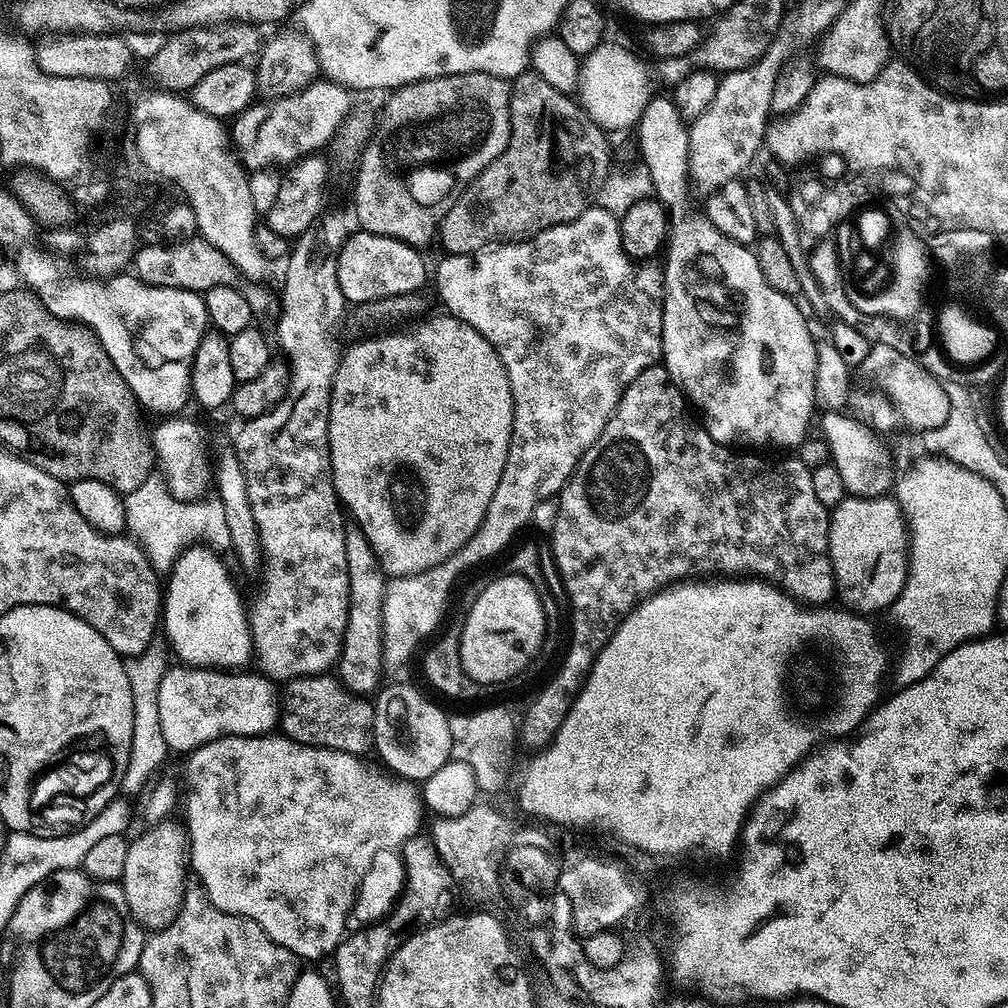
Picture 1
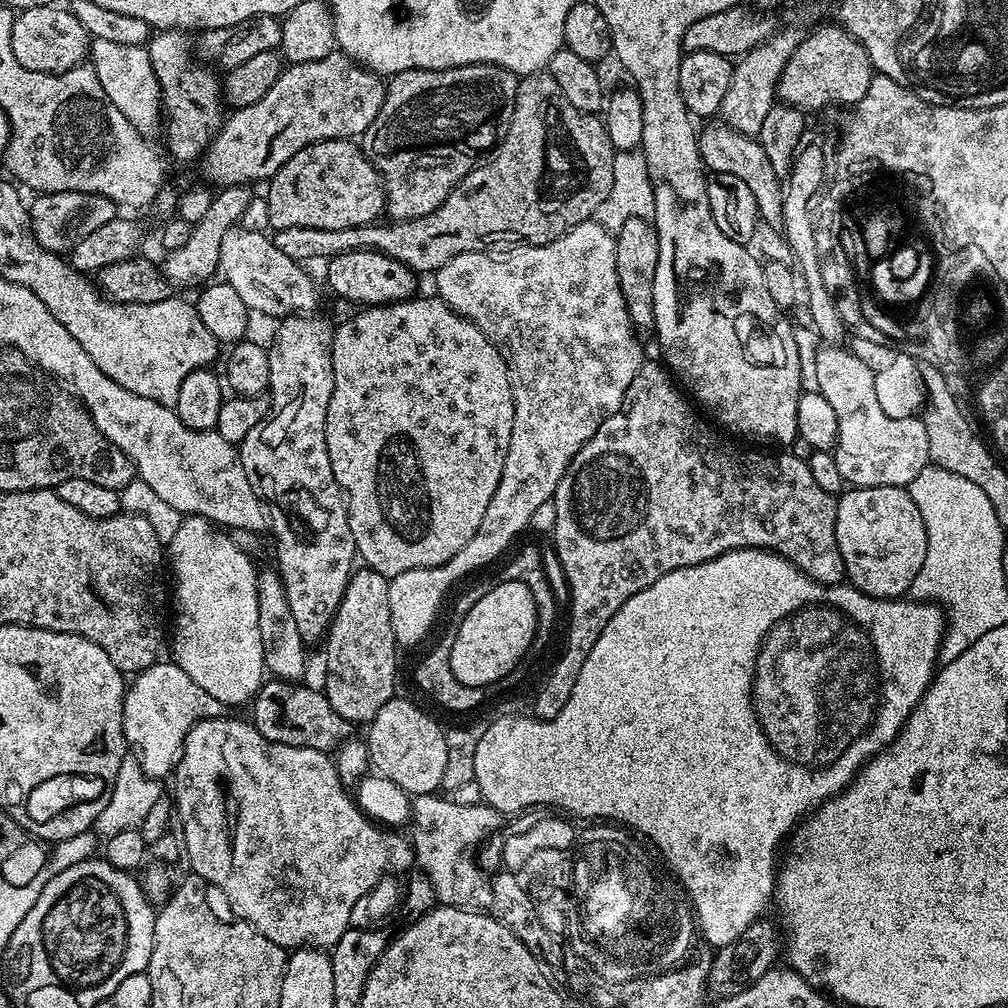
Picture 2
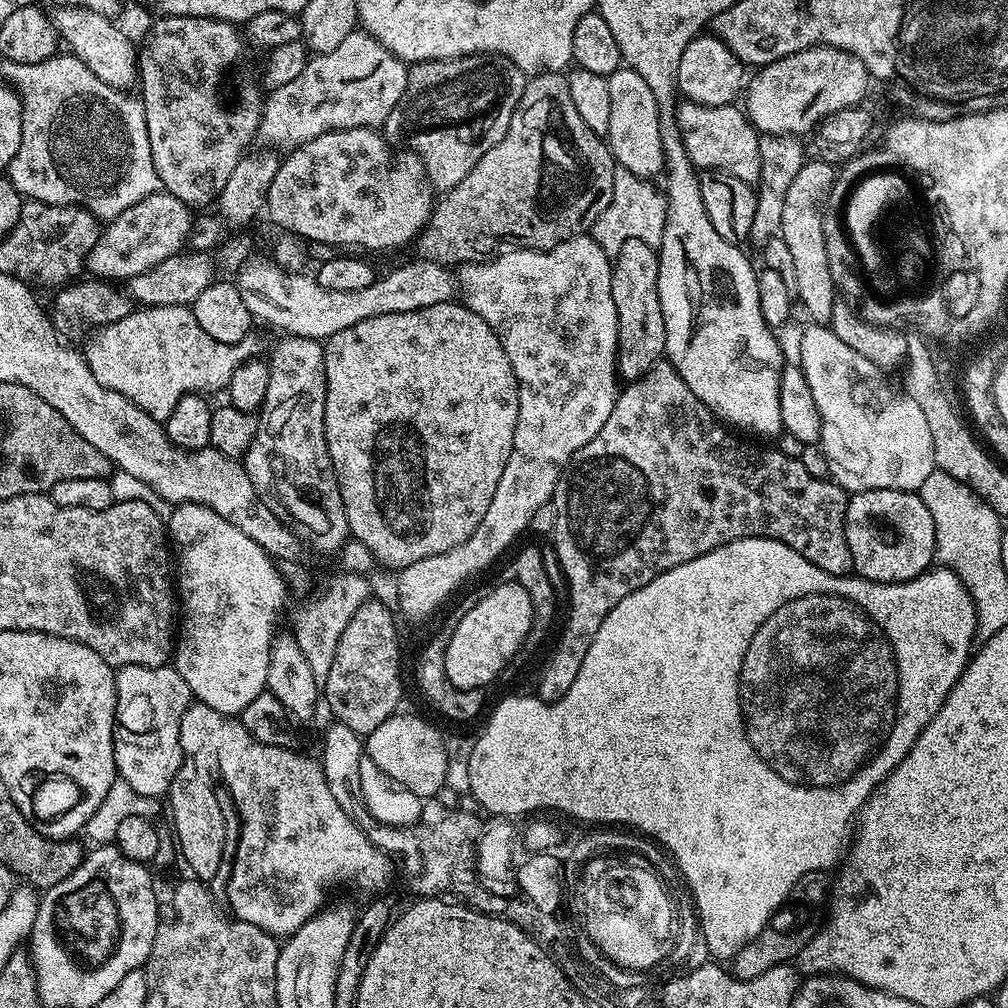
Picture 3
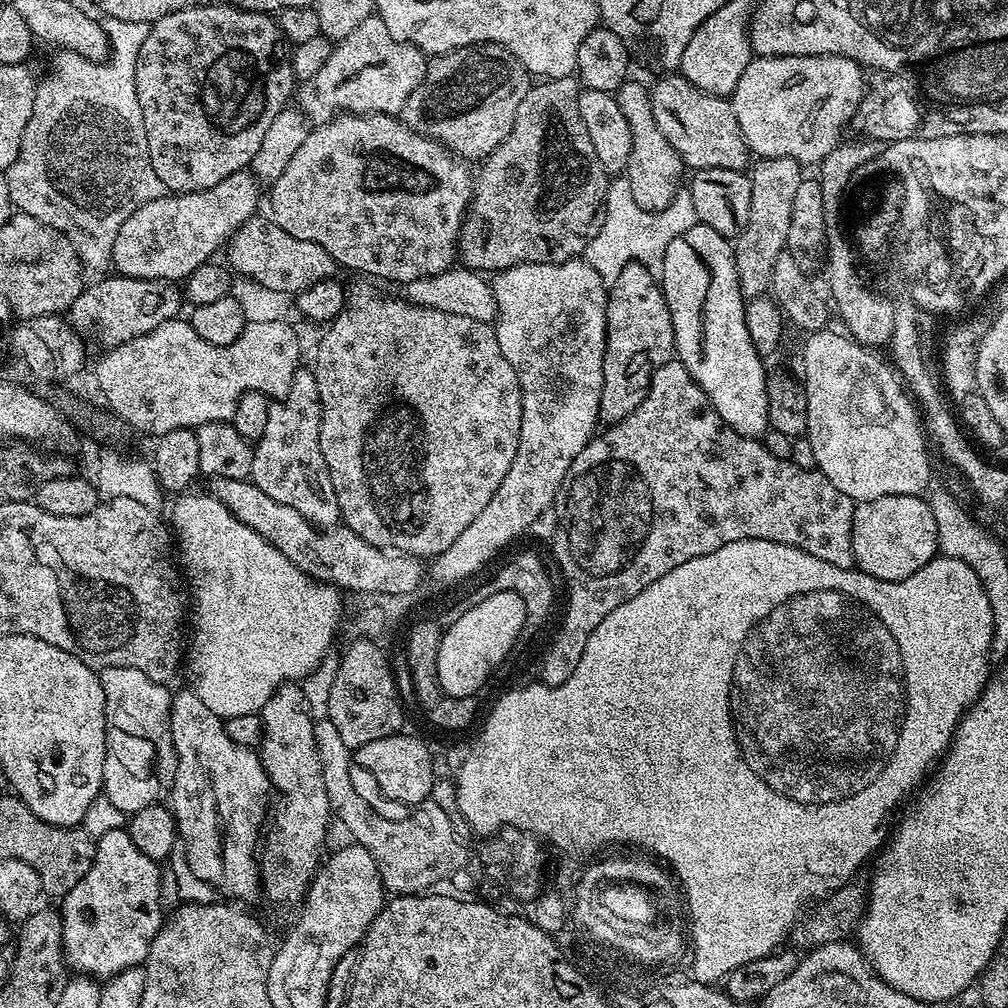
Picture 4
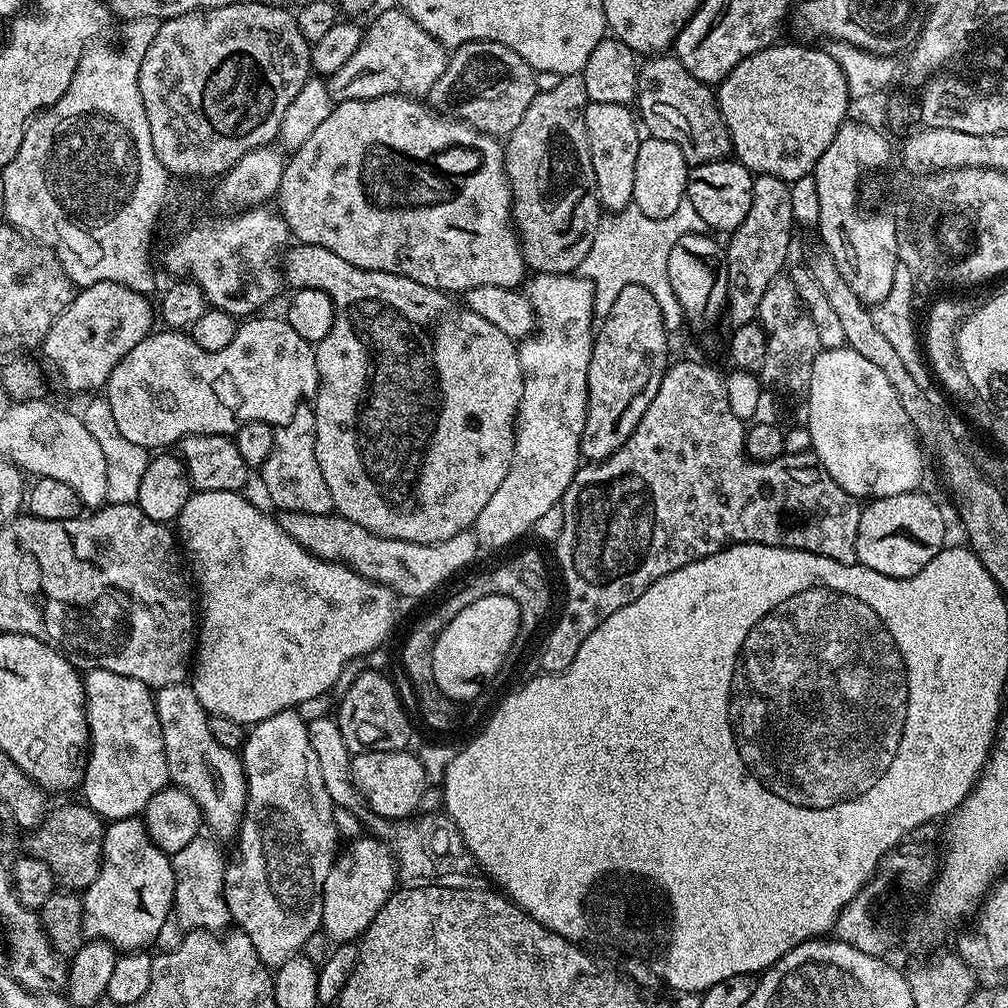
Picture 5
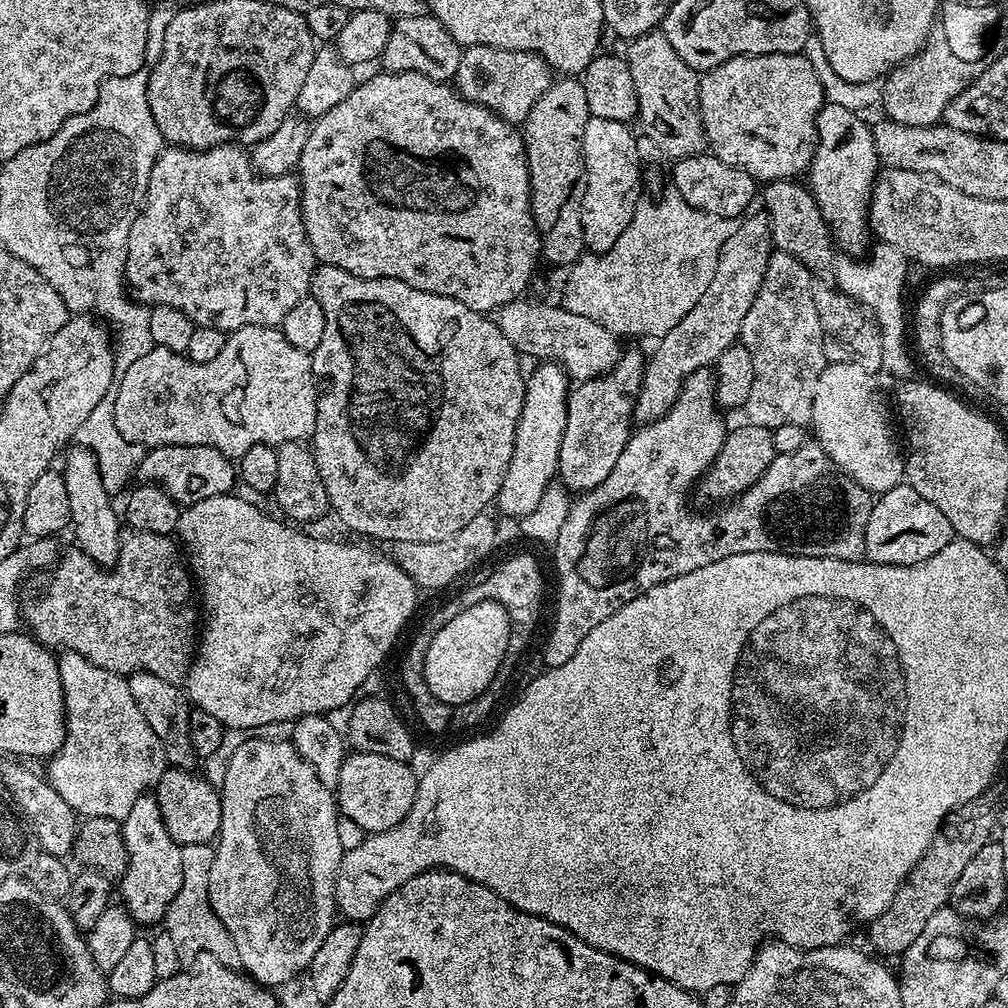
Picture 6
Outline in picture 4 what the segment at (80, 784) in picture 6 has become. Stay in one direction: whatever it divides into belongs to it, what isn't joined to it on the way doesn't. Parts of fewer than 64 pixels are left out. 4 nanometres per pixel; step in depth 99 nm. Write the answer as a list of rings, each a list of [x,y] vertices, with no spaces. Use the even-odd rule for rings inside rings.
[[[114,666],[99,669],[106,698],[106,758],[103,795],[118,810],[131,814],[167,801],[176,773],[176,751],[170,734],[173,693],[168,684],[146,678],[142,670]]]

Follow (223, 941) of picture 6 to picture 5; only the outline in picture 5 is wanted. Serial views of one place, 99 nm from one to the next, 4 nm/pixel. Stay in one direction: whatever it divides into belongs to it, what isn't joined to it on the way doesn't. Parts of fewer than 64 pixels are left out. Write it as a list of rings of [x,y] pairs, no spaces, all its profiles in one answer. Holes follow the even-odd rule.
[[[201,834],[182,850],[171,853],[174,882],[176,883],[174,886],[174,898],[176,899],[174,920],[180,924],[181,929],[219,933],[229,927],[230,917],[224,897],[226,856],[220,853],[219,846],[221,847],[215,839]]]

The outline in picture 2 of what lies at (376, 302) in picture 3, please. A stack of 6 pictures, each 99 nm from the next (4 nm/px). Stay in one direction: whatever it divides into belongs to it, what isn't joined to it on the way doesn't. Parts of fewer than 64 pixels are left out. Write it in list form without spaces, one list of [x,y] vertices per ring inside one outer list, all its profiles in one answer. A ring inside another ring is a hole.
[[[237,226],[222,238],[219,275],[223,283],[238,290],[242,302],[246,302],[253,313],[275,318],[311,313],[316,304],[316,284],[300,268],[303,267],[297,261],[286,258],[286,254],[274,246],[271,235]]]

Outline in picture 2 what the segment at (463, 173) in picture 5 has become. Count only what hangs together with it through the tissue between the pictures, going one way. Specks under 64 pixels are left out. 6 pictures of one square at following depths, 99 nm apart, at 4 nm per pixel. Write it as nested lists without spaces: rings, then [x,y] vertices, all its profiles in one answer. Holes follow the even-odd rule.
[[[351,139],[320,140],[298,150],[267,181],[266,188],[273,229],[314,226],[314,230],[346,230],[377,223],[386,212],[380,171],[366,158],[363,147]]]

